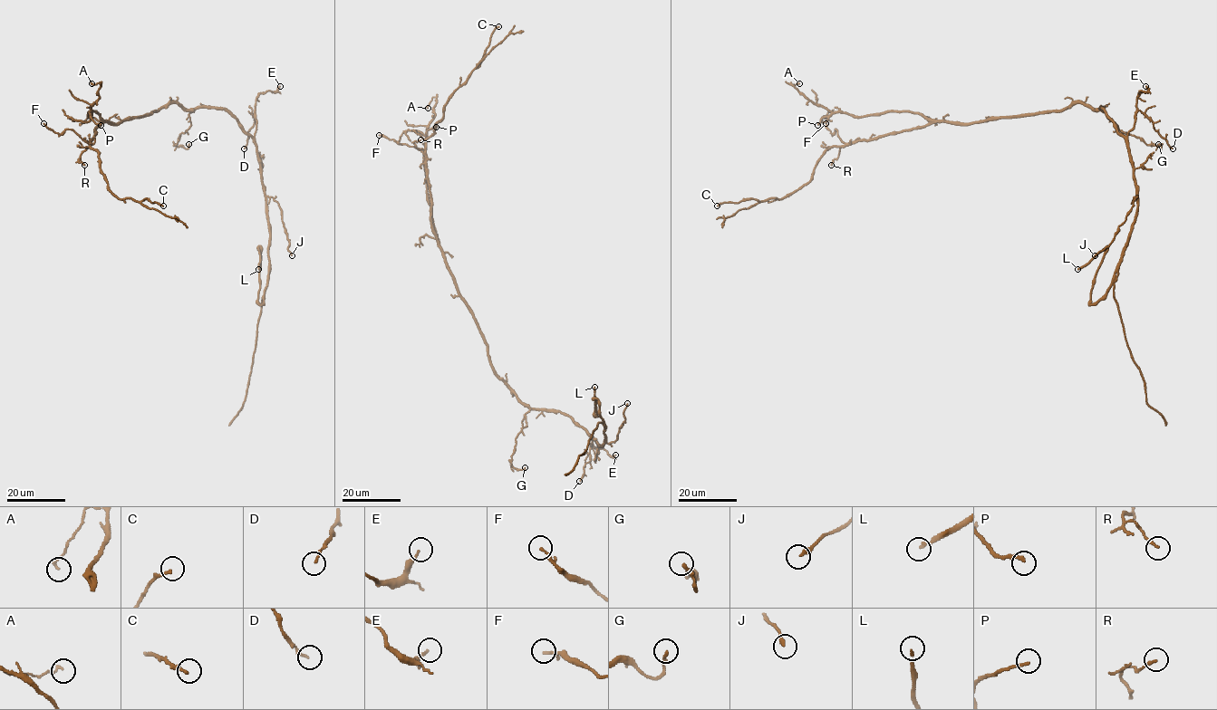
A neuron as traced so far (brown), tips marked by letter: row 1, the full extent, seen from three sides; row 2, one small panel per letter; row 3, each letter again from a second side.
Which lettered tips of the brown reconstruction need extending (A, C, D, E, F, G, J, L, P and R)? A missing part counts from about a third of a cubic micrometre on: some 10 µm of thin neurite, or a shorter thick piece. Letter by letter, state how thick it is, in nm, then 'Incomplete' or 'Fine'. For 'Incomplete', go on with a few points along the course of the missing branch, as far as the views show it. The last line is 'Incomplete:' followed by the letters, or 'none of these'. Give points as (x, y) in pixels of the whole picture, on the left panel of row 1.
A: Thickness 140 nm. Fine
C: Thickness 180 nm. Fine
D: Thickness 170 nm. Fine
E: Thickness 190 nm. Fine
F: Thickness 160 nm. Fine
G: Thickness 190 nm. Fine
J: Thickness 240 nm. Fine
L: Thickness 190 nm. Incomplete
P: Thickness 190 nm. Fine
R: Thickness 150 nm. Fine
Incomplete: L

